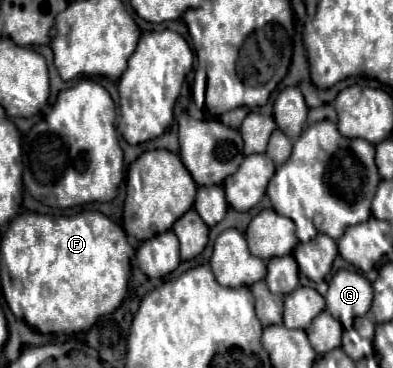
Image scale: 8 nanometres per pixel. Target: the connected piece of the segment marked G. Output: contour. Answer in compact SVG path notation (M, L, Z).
M340 269L326 293L326 311L336 317L344 329L350 329L356 317L364 317L372 305L372 285L370 281L358 273Z

